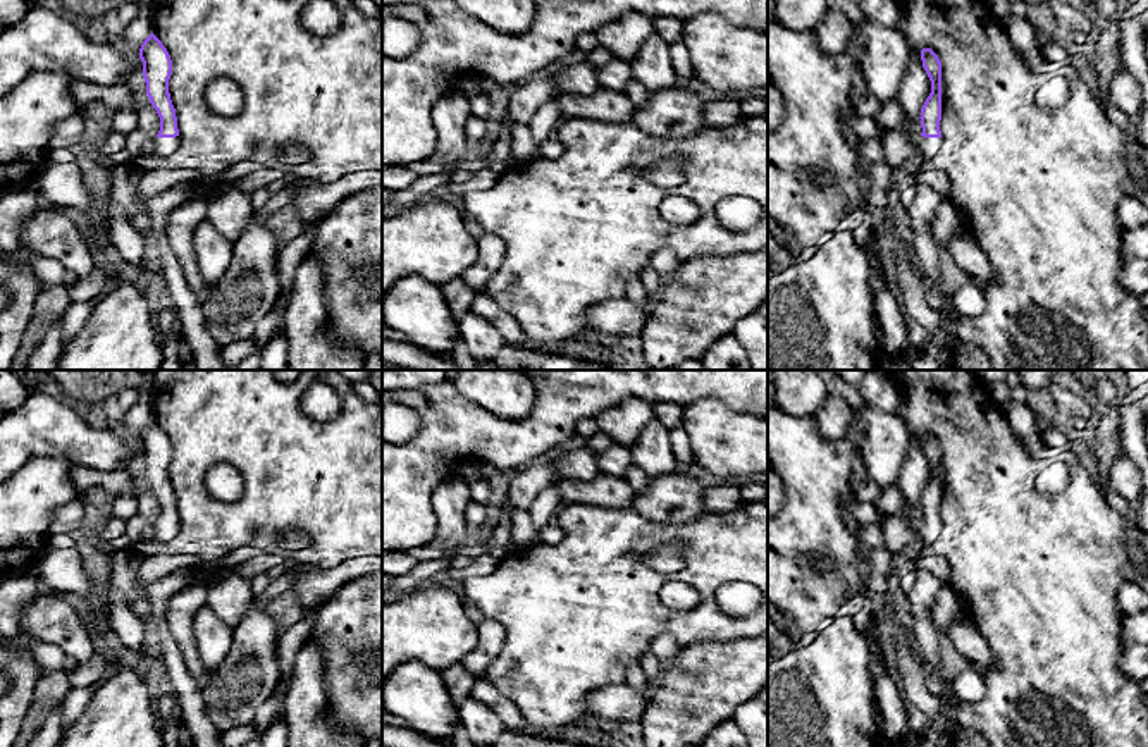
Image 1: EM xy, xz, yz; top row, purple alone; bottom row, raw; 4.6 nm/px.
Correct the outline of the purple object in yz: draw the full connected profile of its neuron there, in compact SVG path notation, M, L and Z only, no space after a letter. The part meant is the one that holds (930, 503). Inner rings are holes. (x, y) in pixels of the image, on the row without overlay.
M931 434L921 435L923 453L931 466L931 478L921 494L919 544L929 546L941 530L941 448Z

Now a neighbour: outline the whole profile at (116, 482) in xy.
M71 466L71 478L76 491L84 496L89 492L103 492L107 497L133 496L136 491L136 478L126 470L115 468L100 472L86 466Z

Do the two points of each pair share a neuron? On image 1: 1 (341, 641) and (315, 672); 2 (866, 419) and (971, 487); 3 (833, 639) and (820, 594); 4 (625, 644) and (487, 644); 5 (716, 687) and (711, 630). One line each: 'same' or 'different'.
1: different
2: different
3: different
4: different
5: different

